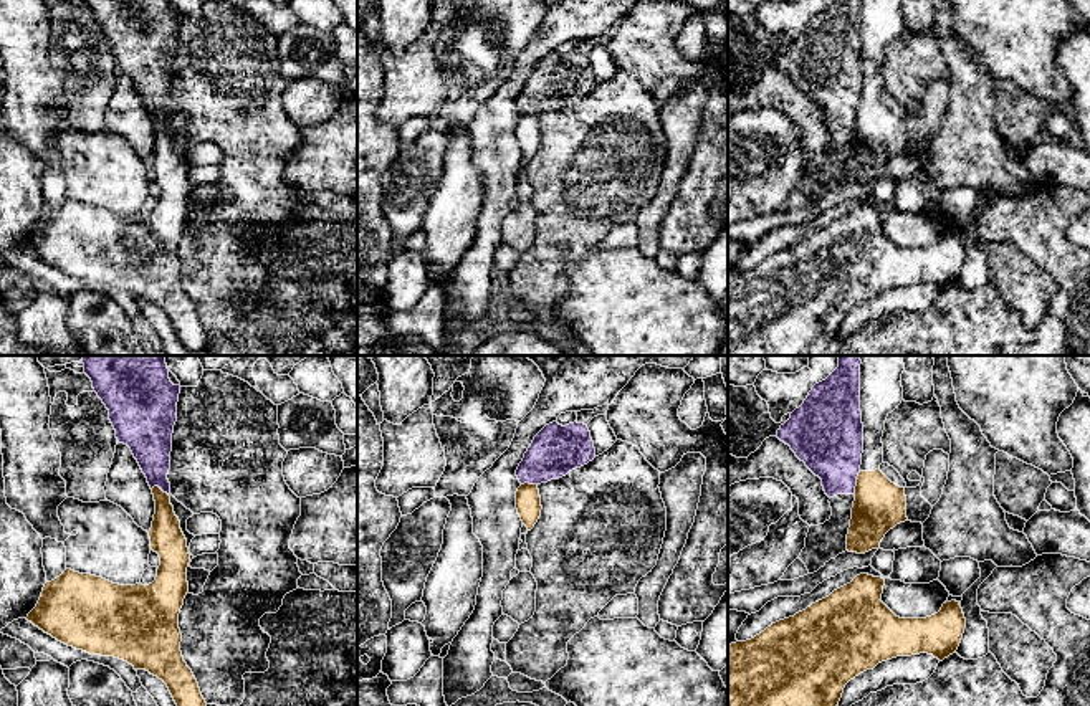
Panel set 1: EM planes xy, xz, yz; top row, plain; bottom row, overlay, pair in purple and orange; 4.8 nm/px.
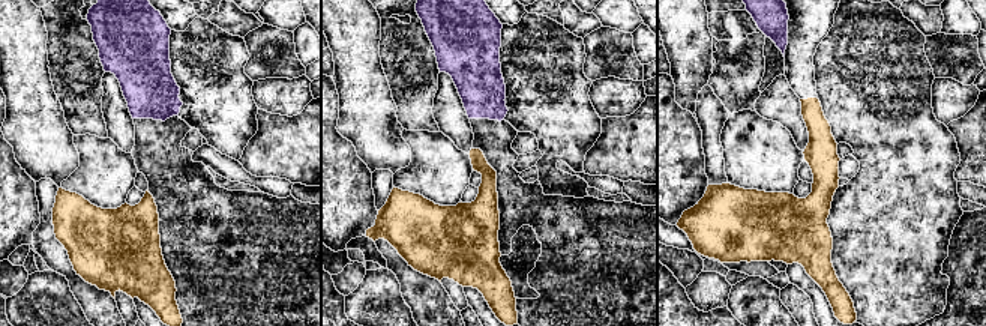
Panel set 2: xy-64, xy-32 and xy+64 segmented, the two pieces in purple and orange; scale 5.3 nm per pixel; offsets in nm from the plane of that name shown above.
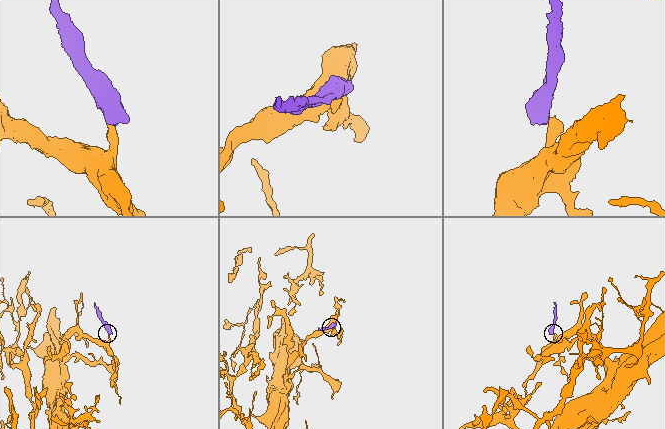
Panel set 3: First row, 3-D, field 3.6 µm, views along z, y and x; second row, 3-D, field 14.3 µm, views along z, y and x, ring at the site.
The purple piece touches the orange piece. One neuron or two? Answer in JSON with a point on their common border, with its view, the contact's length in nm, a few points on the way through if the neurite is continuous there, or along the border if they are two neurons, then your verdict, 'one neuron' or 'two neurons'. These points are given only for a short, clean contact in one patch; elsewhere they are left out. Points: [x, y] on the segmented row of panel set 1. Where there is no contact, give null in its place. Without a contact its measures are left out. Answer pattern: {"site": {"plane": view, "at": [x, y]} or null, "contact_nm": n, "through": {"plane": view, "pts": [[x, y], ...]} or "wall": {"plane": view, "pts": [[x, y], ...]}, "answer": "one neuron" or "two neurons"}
{"site": {"plane": "yz", "at": [855, 483]}, "contact_nm": 120, "wall": {"plane": "yz", "pts": [[860, 472], [854, 493]]}, "answer": "two neurons"}

